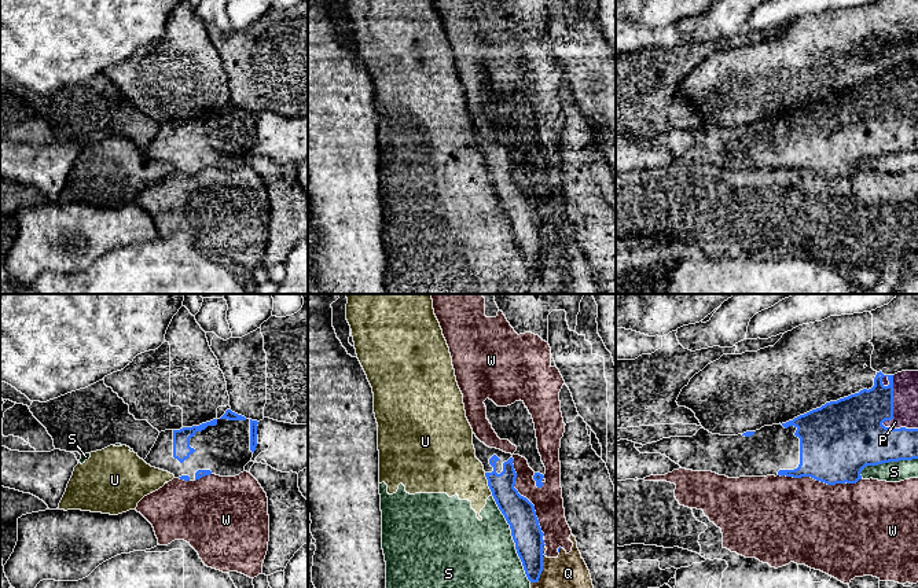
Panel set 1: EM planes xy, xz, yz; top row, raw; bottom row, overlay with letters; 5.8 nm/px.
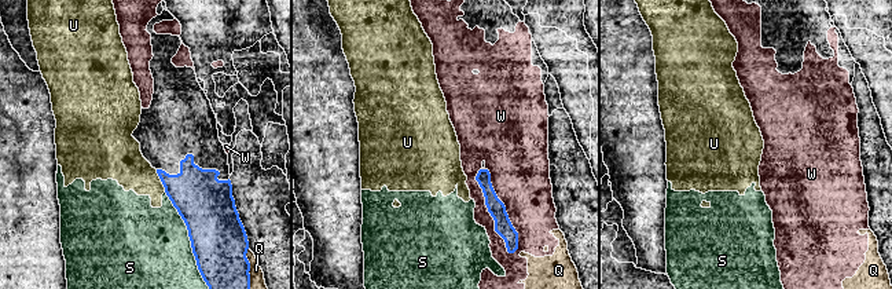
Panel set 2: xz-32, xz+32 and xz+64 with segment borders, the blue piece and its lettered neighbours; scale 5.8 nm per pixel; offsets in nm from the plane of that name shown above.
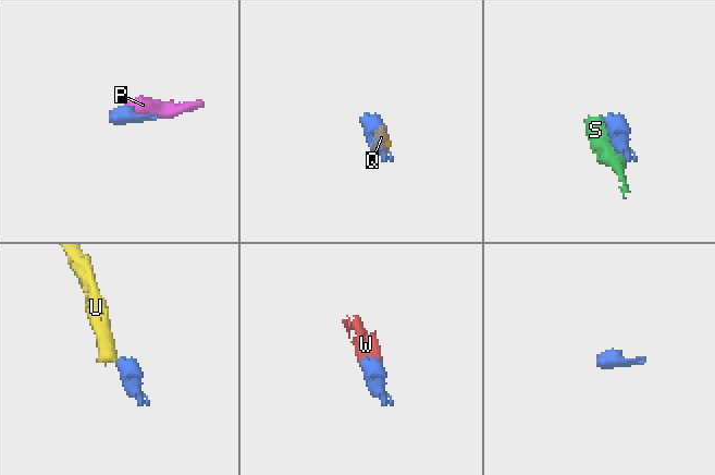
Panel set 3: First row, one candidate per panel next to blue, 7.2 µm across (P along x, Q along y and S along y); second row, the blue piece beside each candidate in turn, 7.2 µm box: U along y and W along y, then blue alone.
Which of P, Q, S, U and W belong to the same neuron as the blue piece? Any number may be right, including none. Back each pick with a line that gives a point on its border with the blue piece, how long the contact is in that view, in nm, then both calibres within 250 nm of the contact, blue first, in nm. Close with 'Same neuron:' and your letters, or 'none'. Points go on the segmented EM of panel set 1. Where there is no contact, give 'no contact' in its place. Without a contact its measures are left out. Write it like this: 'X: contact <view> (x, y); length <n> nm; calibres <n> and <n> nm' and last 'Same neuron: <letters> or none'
P: contact yz (891, 419); length 360 nm; calibres 380 and 140 nm
Same neuron: P

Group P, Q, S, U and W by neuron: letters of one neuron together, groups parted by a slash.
P / Q W / S U

